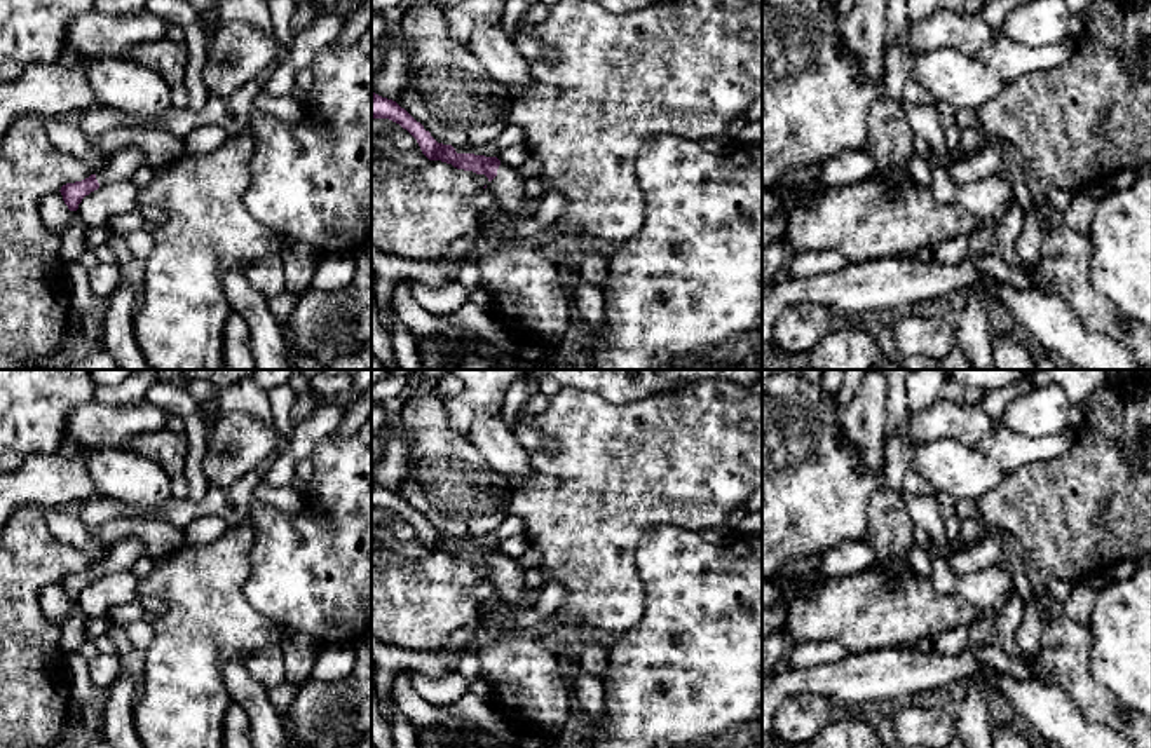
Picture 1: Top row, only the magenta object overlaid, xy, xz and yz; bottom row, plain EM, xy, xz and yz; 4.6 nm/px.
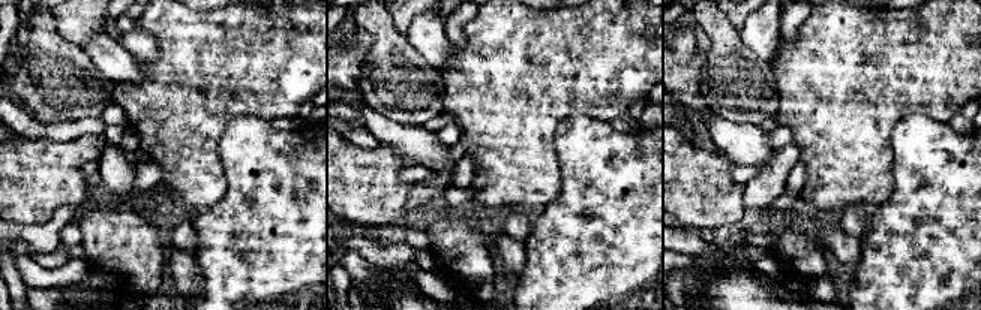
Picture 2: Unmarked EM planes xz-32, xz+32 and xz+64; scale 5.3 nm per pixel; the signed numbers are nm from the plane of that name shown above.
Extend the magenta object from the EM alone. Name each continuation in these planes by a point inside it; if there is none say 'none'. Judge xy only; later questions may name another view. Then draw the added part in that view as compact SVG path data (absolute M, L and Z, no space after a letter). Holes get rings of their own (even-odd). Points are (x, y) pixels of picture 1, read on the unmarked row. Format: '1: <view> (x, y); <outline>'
1: xy (121, 557); M129 535L106 549L96 570L99 577L129 570L143 554L146 554L145 542L140 537Z

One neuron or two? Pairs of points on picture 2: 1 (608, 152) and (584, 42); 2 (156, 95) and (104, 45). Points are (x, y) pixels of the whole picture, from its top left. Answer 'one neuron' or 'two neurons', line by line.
1: two neurons
2: two neurons

